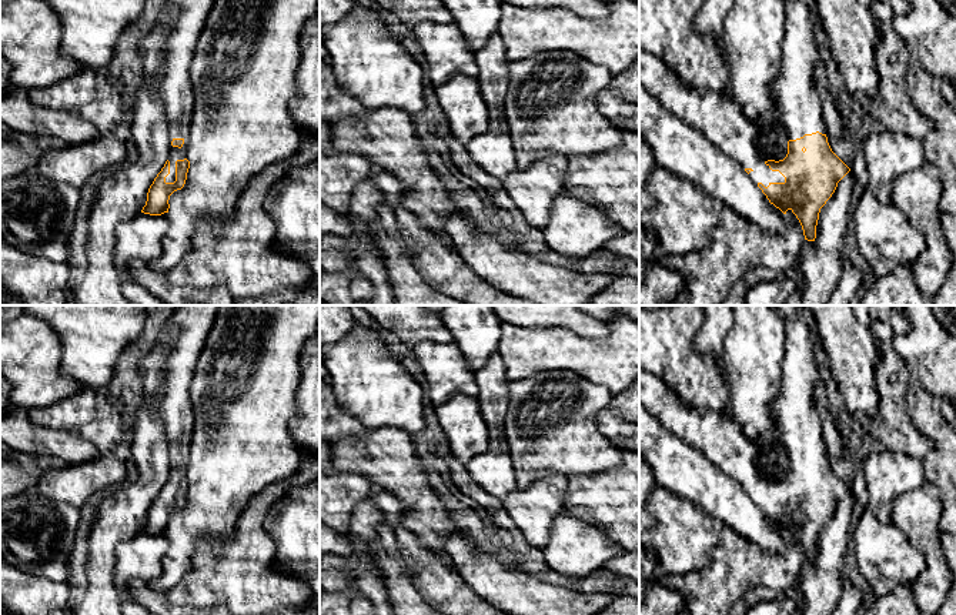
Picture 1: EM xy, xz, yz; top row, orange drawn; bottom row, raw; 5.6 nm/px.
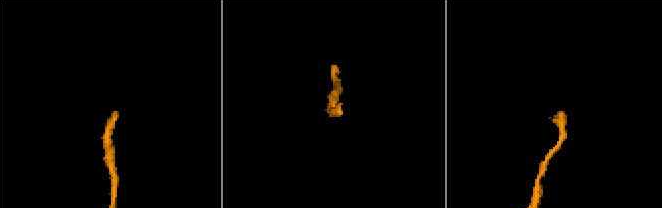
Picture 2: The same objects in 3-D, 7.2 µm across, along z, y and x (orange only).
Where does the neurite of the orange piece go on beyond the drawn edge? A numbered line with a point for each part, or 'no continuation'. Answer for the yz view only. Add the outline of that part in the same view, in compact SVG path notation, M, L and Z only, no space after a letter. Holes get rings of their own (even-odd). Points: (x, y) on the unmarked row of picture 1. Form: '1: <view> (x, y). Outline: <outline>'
1: yz (799, 427). Outline: M792 315L785 321L786 344L779 395L772 401L779 441L786 459L805 454L826 454L813 391L819 380L818 362L808 324Z
2: yz (718, 437). Outline: M641 367L639 404L743 488L751 488L749 497L756 504L785 502L779 491L765 484L771 478L759 465L758 448L742 434L733 415L688 407L659 377Z

